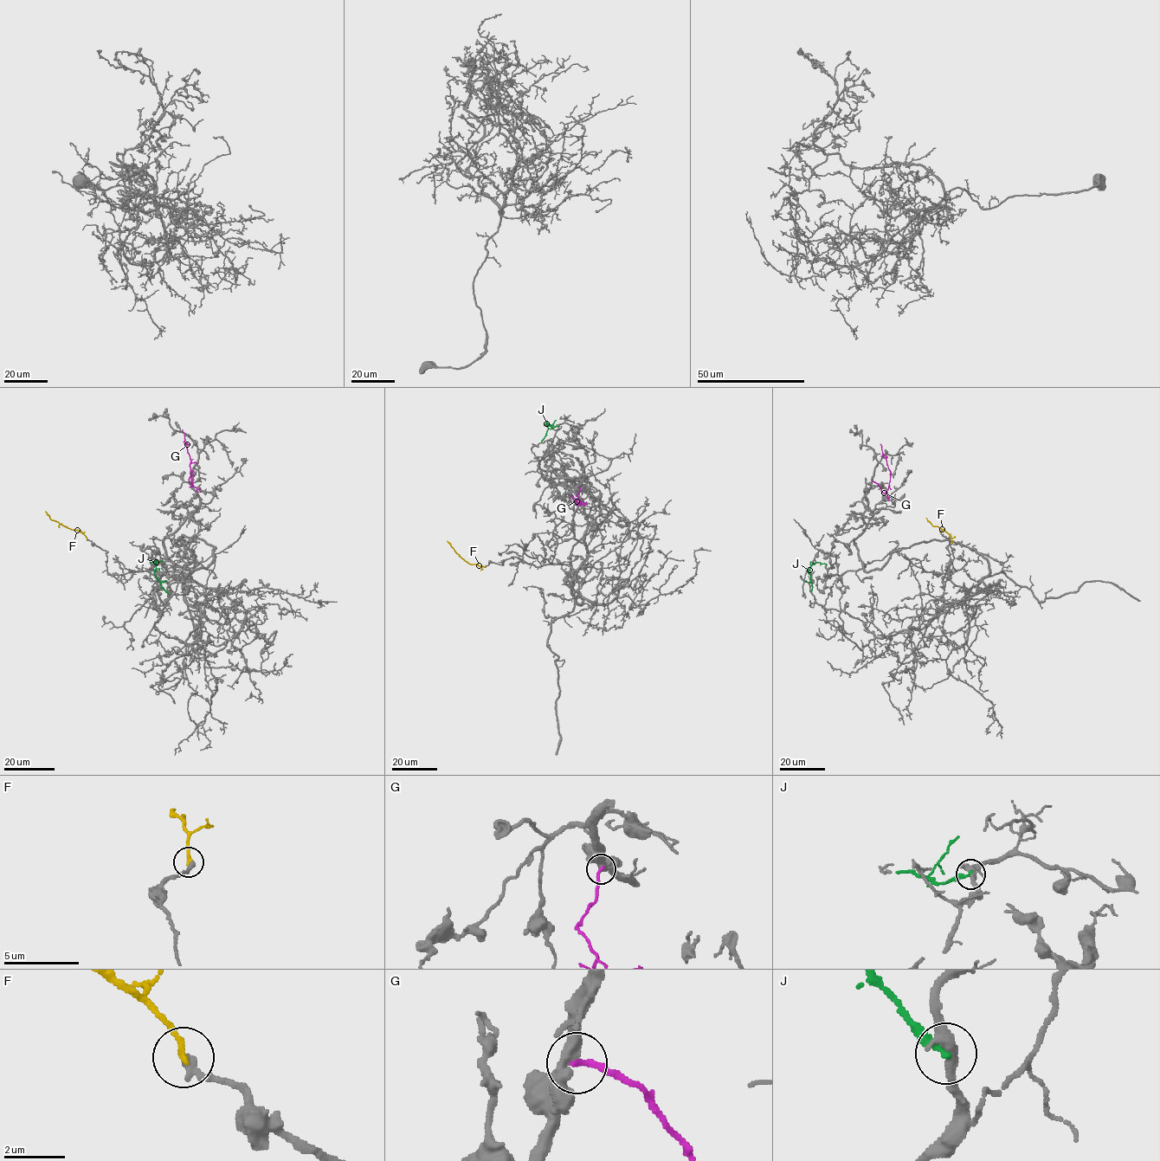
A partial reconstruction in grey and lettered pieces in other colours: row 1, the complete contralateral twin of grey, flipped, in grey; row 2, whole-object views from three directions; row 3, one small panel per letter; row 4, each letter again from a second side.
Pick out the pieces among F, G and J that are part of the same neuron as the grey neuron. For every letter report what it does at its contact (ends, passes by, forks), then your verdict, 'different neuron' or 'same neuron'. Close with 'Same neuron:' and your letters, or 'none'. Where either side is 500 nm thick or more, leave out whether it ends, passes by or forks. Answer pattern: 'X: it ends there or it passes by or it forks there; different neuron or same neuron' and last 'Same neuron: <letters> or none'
F: it ends there; same neuron
G: it ends there; different neuron
J: it ends there; different neuron
Same neuron: F

